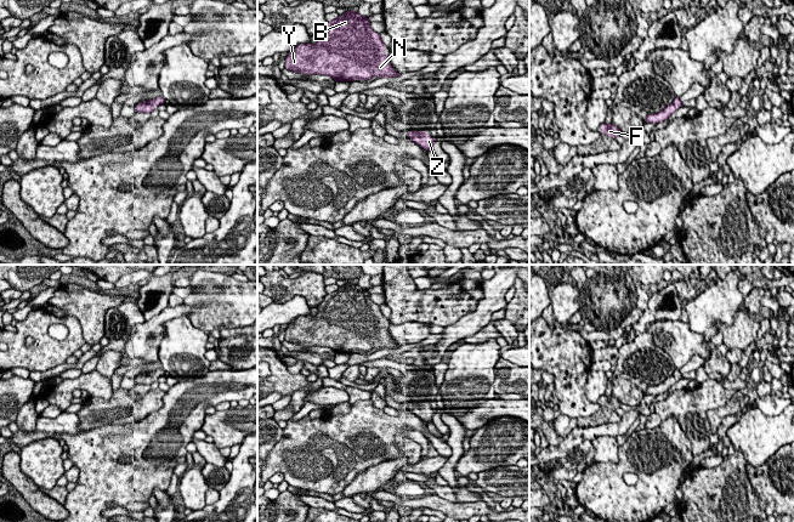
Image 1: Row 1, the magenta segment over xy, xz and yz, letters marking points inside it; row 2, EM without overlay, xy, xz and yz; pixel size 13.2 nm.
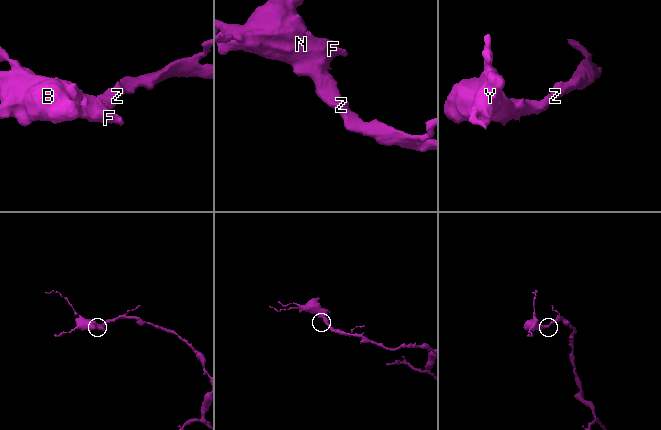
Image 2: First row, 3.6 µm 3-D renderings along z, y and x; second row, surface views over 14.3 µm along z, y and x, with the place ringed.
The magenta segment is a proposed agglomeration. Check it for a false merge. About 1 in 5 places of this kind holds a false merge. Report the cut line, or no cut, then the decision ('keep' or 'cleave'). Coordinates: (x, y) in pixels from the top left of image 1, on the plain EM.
no cut | keep

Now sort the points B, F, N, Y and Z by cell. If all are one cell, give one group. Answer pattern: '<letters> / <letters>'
B F N Y Z

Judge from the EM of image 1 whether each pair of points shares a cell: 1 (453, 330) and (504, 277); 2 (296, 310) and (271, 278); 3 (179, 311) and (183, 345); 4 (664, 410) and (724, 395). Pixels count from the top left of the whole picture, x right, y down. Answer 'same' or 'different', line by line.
1: same
2: different
3: different
4: same

